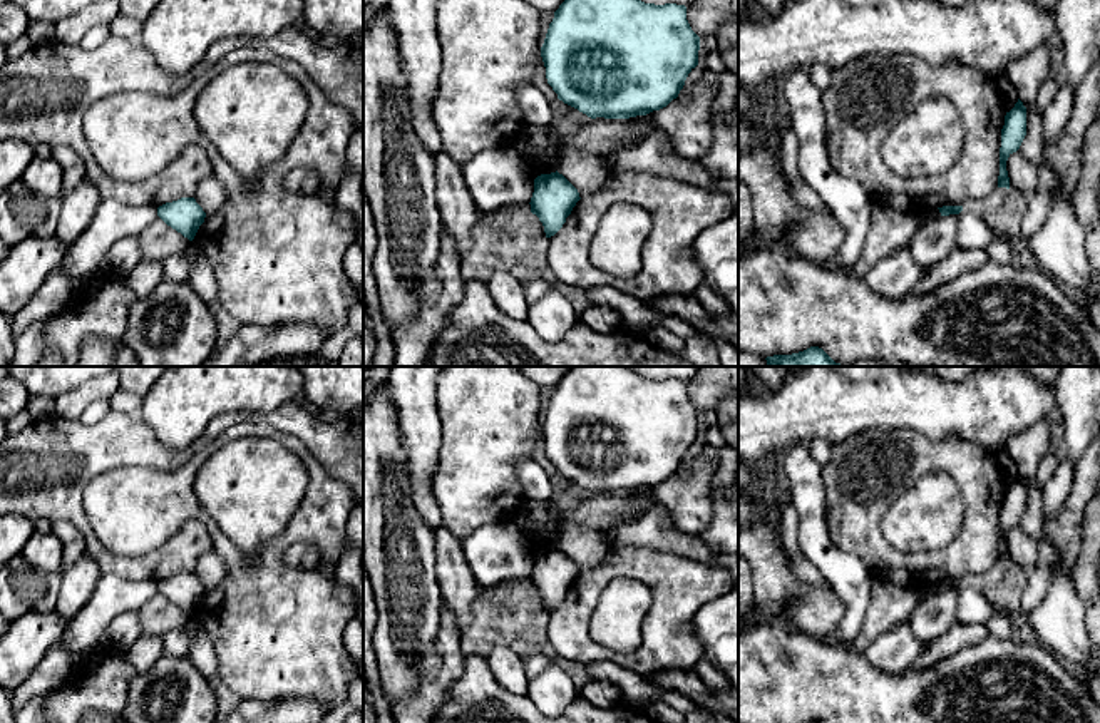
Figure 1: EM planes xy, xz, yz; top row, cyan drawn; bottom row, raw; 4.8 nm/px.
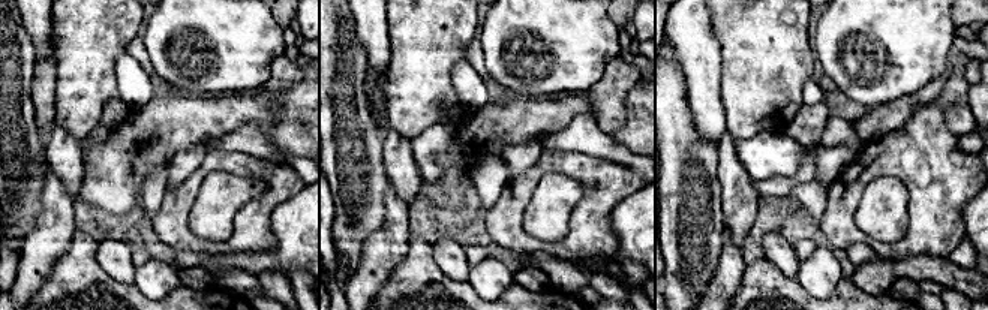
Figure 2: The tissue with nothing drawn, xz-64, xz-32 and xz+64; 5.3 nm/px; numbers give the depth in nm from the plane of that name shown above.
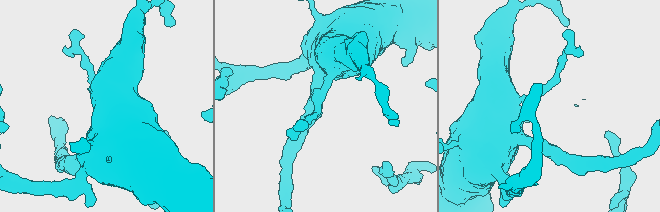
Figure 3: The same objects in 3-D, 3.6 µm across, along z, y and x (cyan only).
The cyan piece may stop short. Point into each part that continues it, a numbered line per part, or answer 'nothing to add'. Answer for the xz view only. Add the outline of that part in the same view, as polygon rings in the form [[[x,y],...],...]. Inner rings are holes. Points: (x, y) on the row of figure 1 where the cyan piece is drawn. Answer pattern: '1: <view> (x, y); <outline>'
nothing to add

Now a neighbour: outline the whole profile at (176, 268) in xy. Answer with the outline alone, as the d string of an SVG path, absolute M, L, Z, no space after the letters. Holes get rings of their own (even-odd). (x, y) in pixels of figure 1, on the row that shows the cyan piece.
M171 254L162 261L162 279L188 283L189 274L191 264L184 254Z

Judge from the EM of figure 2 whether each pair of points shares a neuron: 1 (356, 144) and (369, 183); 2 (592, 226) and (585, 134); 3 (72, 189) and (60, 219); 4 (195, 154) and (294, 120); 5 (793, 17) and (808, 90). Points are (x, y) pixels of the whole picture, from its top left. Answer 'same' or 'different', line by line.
1: same
2: different
3: different
4: different
5: different

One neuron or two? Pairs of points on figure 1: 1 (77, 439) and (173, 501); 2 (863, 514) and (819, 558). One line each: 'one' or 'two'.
1: two
2: two

